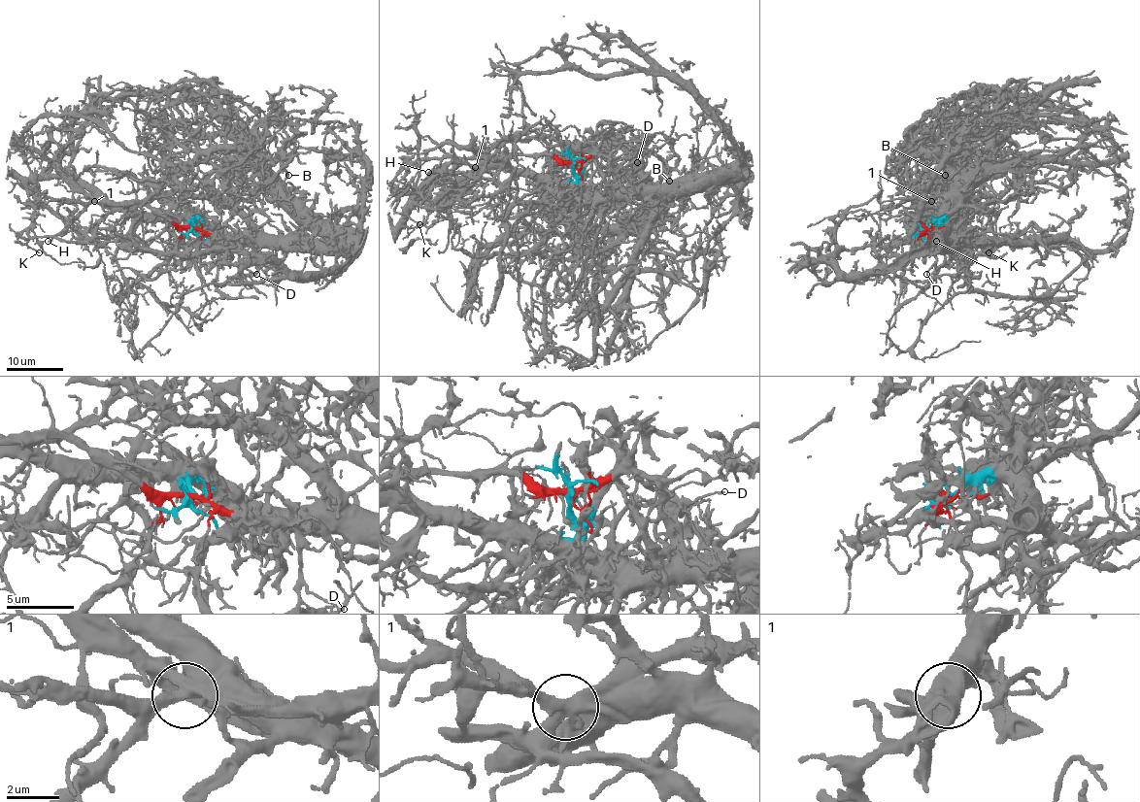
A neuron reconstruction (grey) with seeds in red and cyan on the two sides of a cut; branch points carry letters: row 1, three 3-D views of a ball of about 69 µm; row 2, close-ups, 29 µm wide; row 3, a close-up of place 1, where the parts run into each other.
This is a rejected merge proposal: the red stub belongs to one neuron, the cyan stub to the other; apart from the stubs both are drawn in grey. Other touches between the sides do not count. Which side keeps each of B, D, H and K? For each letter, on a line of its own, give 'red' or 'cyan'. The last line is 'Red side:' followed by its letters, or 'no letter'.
B: cyan
D: red
H: cyan
K: red
Red side: D, K

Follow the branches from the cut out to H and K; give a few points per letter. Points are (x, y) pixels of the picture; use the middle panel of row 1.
H: (573, 164), (574, 177), (567, 180), (446, 163), (438, 170), (428, 171)
K: (573, 163), (488, 155), (467, 173), (438, 174), (410, 208), (418, 199), (410, 183), (395, 211), (419, 224)

